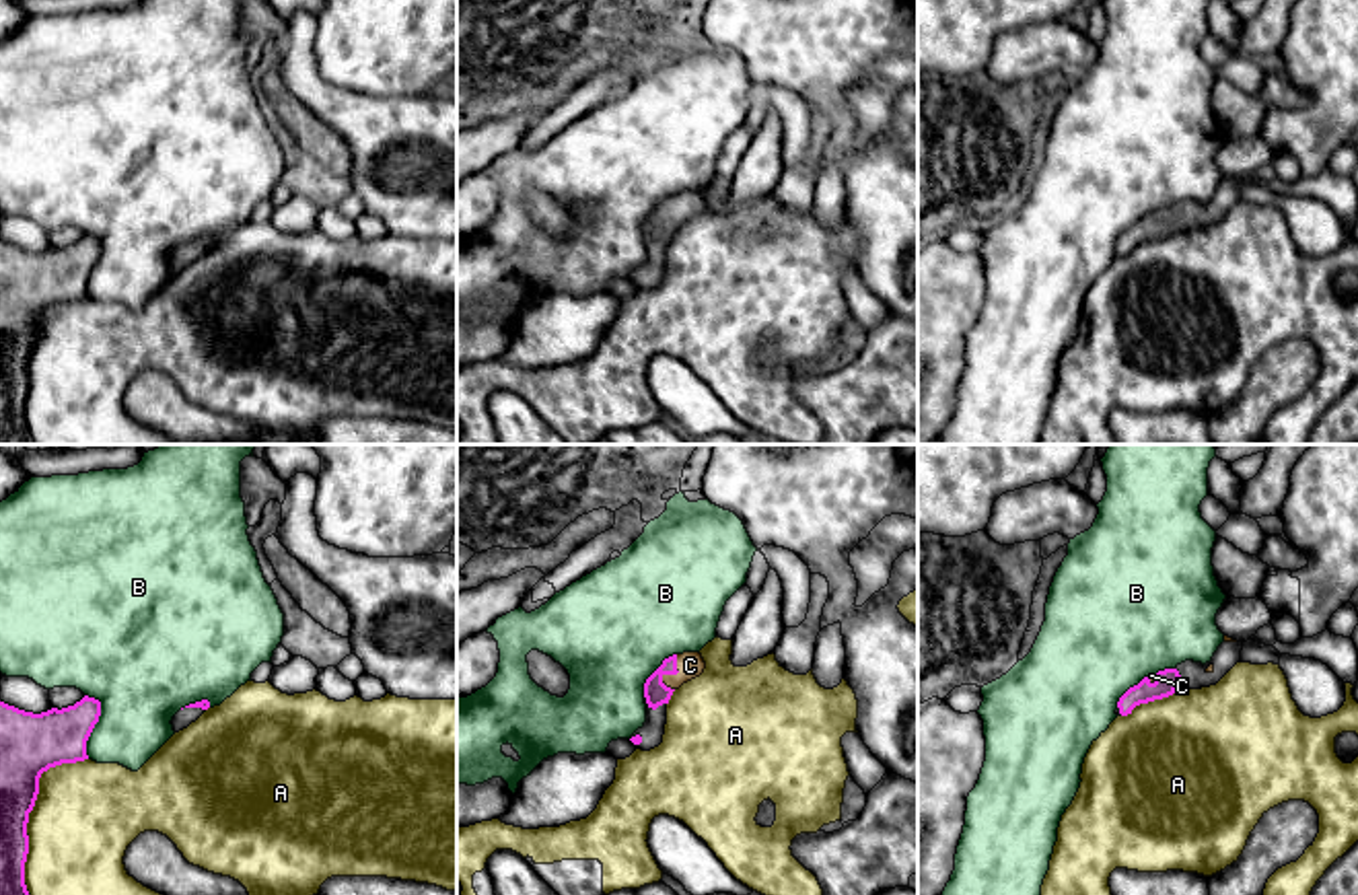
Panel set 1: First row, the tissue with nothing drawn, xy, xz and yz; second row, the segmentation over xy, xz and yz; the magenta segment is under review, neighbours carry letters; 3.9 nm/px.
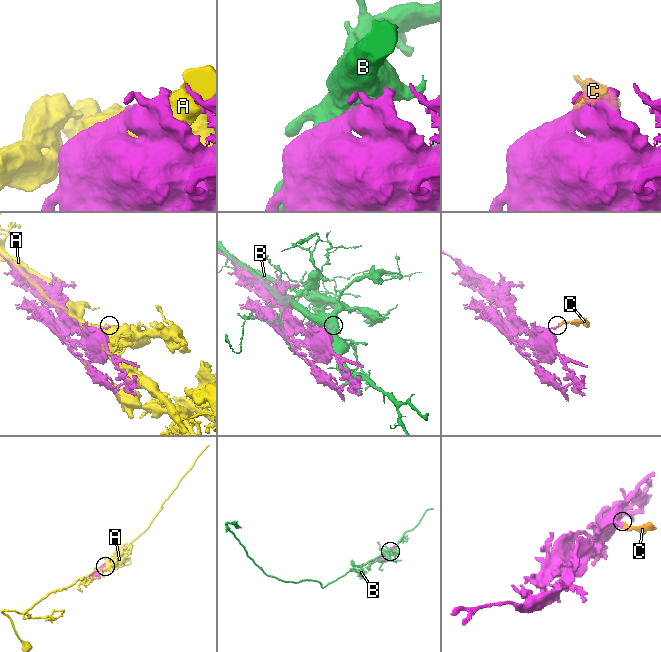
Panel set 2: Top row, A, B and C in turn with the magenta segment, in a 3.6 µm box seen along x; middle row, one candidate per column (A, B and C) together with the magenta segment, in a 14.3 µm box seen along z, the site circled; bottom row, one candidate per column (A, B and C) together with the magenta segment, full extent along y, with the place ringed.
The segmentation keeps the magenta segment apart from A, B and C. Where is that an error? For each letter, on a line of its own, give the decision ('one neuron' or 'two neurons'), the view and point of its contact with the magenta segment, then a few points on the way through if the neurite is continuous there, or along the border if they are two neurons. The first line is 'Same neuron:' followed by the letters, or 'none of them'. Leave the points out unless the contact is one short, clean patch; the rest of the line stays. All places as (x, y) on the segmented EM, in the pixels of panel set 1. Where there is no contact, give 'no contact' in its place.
Same neuron: C
A: two neurons | xy (31, 809)
B: two neurons | xy (97, 721)
C: one neuron | xz (671, 673) | across xz (655, 692), (671, 673), (690, 665)

